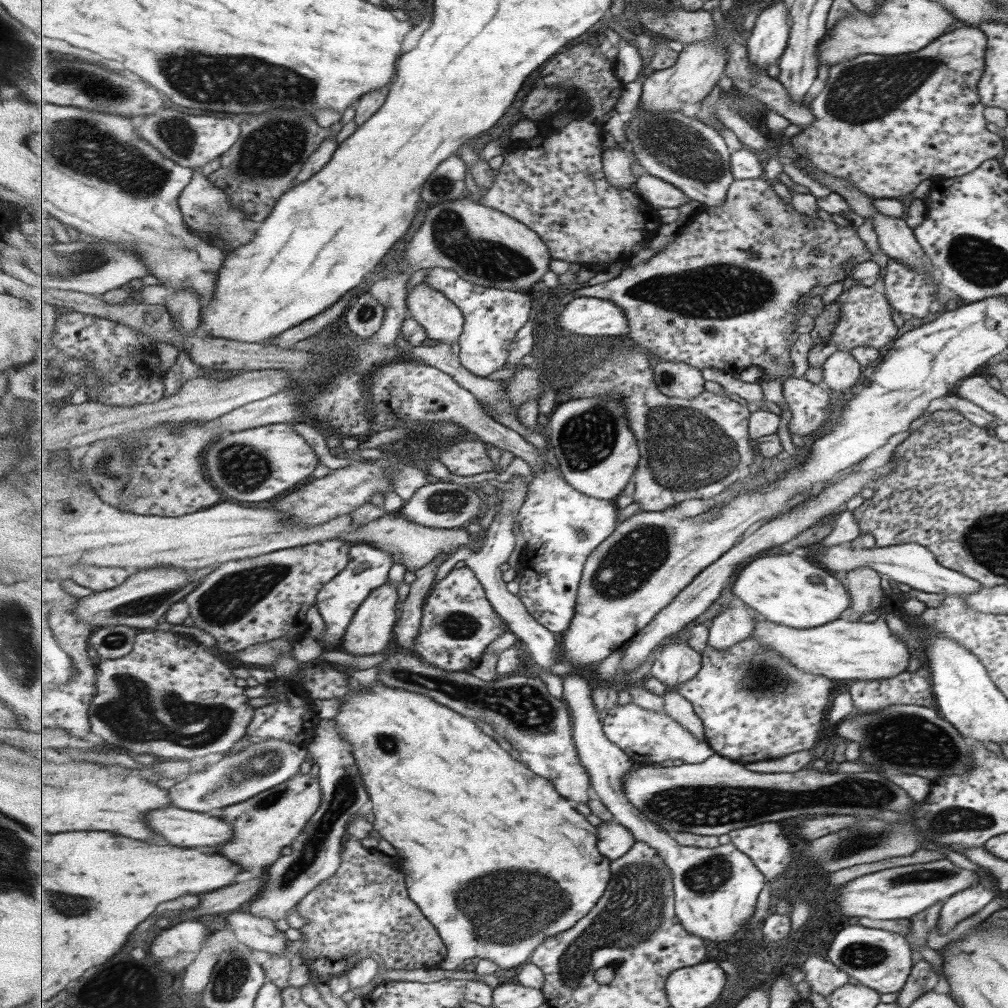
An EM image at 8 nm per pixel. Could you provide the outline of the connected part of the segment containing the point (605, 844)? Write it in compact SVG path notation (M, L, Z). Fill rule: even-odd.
M602 822L599 825L598 836L600 852L612 862L626 856L638 842L633 832L617 822Z

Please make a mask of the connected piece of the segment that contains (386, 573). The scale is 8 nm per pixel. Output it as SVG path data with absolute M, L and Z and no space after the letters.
M355 543L350 548L350 563L330 583L319 591L316 606L326 626L325 635L317 641L323 648L335 648L342 644L343 637L350 627L358 609L367 597L383 584L389 582L390 571L395 565L394 556L369 543Z

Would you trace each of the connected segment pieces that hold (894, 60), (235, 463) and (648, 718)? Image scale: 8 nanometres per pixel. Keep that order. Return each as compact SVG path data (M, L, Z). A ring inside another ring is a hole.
M956 25L951 30L947 30L943 35L933 39L927 46L917 52L899 54L897 56L881 56L860 54L854 58L844 60L841 63L829 67L828 77L823 89L813 97L809 104L814 121L811 127L801 130L791 140L793 146L800 150L800 163L803 170L823 171L831 176L849 181L855 185L862 193L866 193L872 199L875 198L898 198L899 196L910 197L910 192L923 179L947 178L950 176L961 176L975 170L984 160L995 159L1006 149L1007 144L1001 133L989 132L986 130L986 120L982 115L984 106L980 103L976 84L980 79L984 67L984 45L985 36L981 30L973 25Z
M279 423L241 432L229 431L208 445L205 464L215 486L219 486L227 496L243 502L267 502L311 482L319 456L313 446L297 434L293 424Z
M637 703L618 705L607 712L604 731L619 748L622 748L634 763L651 765L653 762L672 760L675 763L700 763L716 752L707 740L701 742L695 735L681 726L666 711L647 710Z

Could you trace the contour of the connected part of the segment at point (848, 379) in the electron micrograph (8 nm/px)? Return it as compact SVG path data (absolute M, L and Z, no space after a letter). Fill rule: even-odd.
M835 351L823 364L823 384L839 394L849 392L861 374L860 365L851 357L850 352Z

